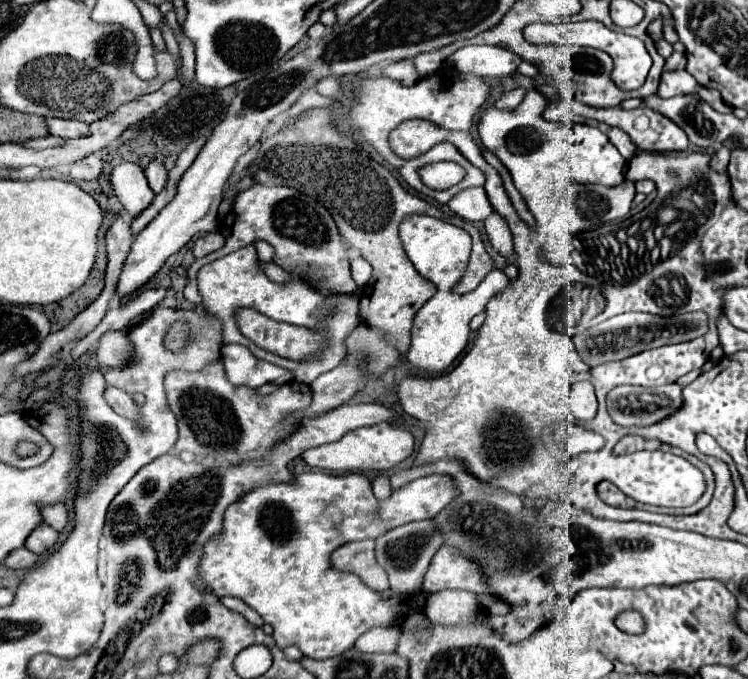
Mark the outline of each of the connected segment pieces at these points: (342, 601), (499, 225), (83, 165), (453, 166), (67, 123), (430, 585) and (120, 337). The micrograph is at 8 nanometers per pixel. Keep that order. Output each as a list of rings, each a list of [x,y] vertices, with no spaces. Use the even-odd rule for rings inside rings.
[[[308,472],[296,476],[294,484],[268,484],[254,488],[246,496],[242,496],[238,502],[228,506],[224,514],[224,530],[214,536],[204,546],[202,564],[200,564],[200,576],[206,582],[206,586],[216,596],[236,596],[242,598],[248,606],[252,606],[264,622],[272,624],[274,628],[274,640],[278,648],[286,646],[298,646],[304,656],[314,660],[326,660],[334,658],[350,648],[354,648],[356,640],[368,632],[374,626],[390,626],[398,618],[406,618],[406,614],[412,610],[414,600],[412,596],[398,596],[394,590],[372,590],[368,588],[356,574],[344,572],[332,566],[330,554],[354,540],[366,540],[366,538],[378,538],[390,530],[396,528],[392,524],[408,524],[414,520],[428,520],[434,518],[442,508],[446,508],[454,498],[458,496],[458,488],[450,476],[424,476],[408,482],[406,486],[392,490],[390,498],[376,500],[372,494],[370,480],[360,474],[348,474],[344,478],[340,476],[324,476],[322,472]],[[332,506],[334,518],[324,520],[324,512]]]
[[[494,212],[492,216],[486,218],[484,226],[486,226],[486,234],[488,234],[492,246],[502,256],[512,256],[514,254],[514,250],[512,250],[512,232],[510,232],[506,220],[498,212]]]
[[[94,154],[74,162],[70,168],[70,174],[74,180],[98,180],[100,172],[102,172],[102,162]]]
[[[436,162],[430,166],[424,166],[422,170],[422,182],[434,190],[446,190],[456,186],[465,176],[464,169],[454,162]]]
[[[48,118],[50,134],[60,138],[84,138],[90,134],[88,126],[80,120],[60,120],[60,118]]]
[[[444,544],[432,558],[424,576],[424,592],[438,592],[446,588],[490,594],[482,568],[474,560],[464,558],[460,552]]]
[[[122,330],[106,332],[98,340],[96,358],[102,364],[102,368],[108,368],[108,366],[122,368],[122,364],[130,360],[130,340],[126,340],[126,332]]]

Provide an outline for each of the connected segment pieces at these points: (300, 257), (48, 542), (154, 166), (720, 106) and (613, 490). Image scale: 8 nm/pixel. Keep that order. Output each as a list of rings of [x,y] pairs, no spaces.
[[[254,184],[248,190],[242,190],[234,202],[232,212],[228,214],[228,220],[222,220],[222,234],[226,238],[226,244],[222,250],[208,254],[200,260],[196,260],[188,268],[188,284],[184,288],[184,296],[192,304],[200,304],[202,296],[198,294],[198,270],[214,262],[216,258],[222,258],[230,252],[236,252],[248,244],[254,244],[256,240],[266,240],[274,246],[276,256],[274,262],[282,266],[288,272],[308,272],[308,276],[326,278],[332,286],[332,292],[336,294],[352,294],[358,292],[356,282],[350,276],[350,262],[346,256],[346,244],[330,216],[330,212],[320,204],[308,198],[306,194],[300,194],[296,188],[288,186],[266,186],[266,184]]]
[[[42,524],[38,526],[26,540],[26,548],[30,552],[36,552],[36,554],[44,554],[48,552],[54,544],[58,542],[58,532],[54,528],[50,528],[48,524]]]
[[[154,160],[150,162],[150,166],[146,168],[146,178],[148,178],[148,184],[150,188],[158,194],[162,192],[162,188],[166,186],[166,176],[168,176],[168,170],[162,166],[162,162]]]
[[[702,88],[702,90],[698,92],[698,96],[700,96],[704,102],[708,102],[708,104],[710,104],[714,110],[718,110],[718,112],[724,112],[724,114],[732,112],[732,106],[728,106],[728,104],[722,100],[722,96],[720,96],[716,90]]]
[[[608,480],[599,482],[596,486],[596,491],[604,502],[608,502],[608,504],[612,504],[612,506],[620,506],[620,508],[640,508],[640,510],[650,510],[650,512],[662,512],[662,508],[634,502],[630,496],[626,496],[624,492],[620,492],[620,490]]]

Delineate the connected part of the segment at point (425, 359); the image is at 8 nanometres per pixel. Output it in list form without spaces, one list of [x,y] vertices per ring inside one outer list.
[[[492,270],[484,282],[470,294],[456,294],[456,292],[436,292],[420,310],[418,316],[414,318],[414,328],[412,328],[412,348],[408,352],[408,360],[412,366],[428,372],[444,372],[456,356],[466,348],[468,344],[468,322],[480,314],[488,300],[510,284],[506,274],[502,270]]]

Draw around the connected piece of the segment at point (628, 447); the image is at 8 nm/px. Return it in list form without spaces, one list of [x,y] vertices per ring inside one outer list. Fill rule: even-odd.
[[[628,434],[624,436],[618,444],[616,444],[616,454],[624,454],[624,452],[638,452],[638,450],[664,450],[664,452],[674,452],[678,456],[684,456],[686,460],[692,462],[692,456],[688,456],[688,452],[680,450],[680,448],[674,448],[670,444],[664,444],[660,440],[654,440],[654,438],[644,438],[644,436],[638,436],[638,434]]]

